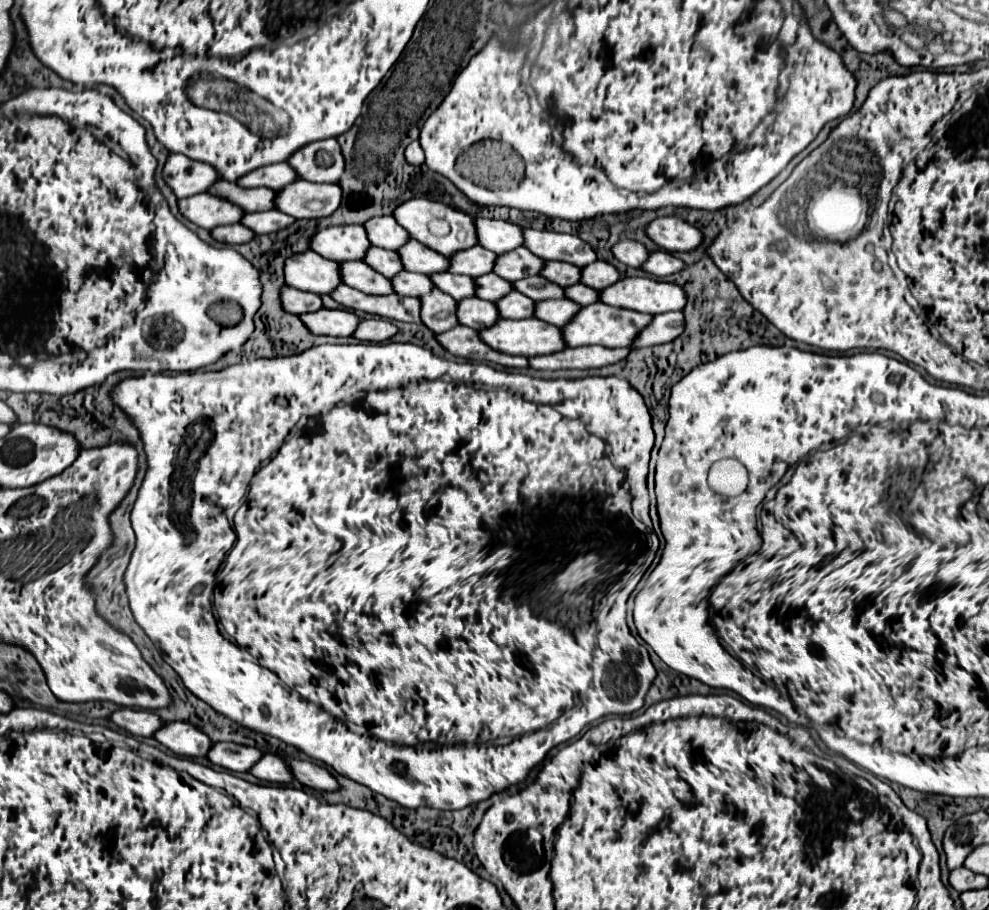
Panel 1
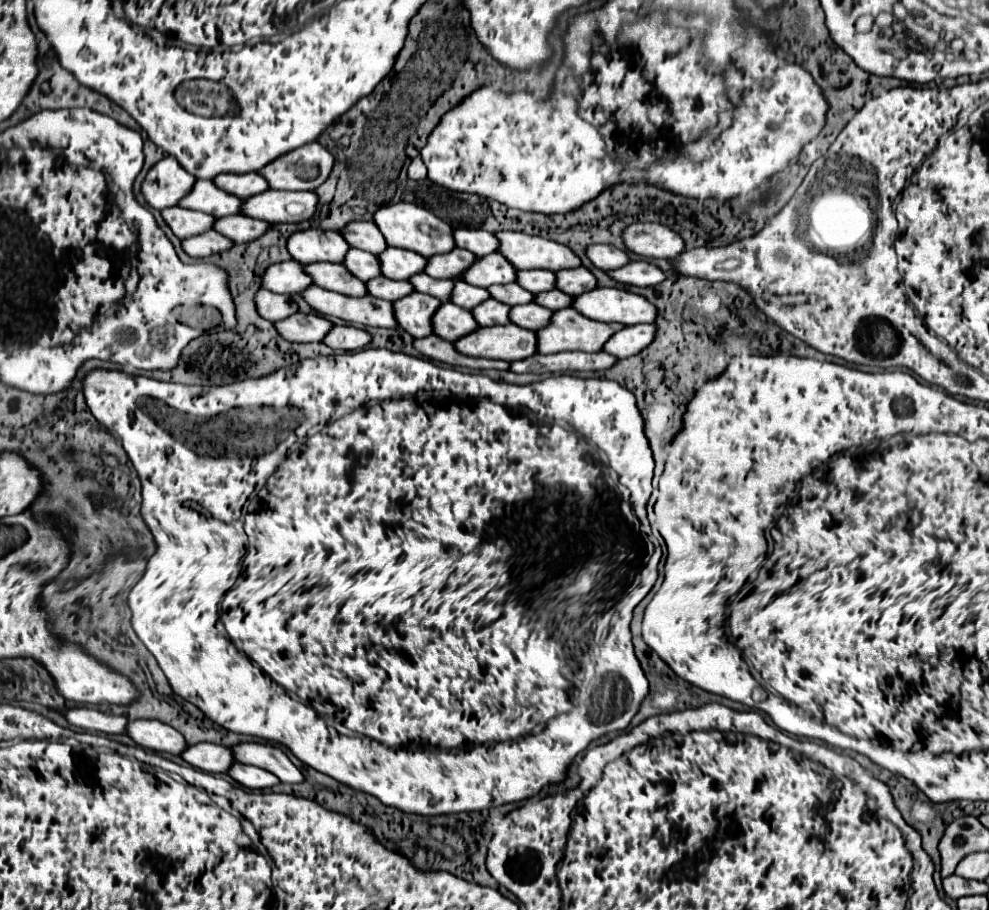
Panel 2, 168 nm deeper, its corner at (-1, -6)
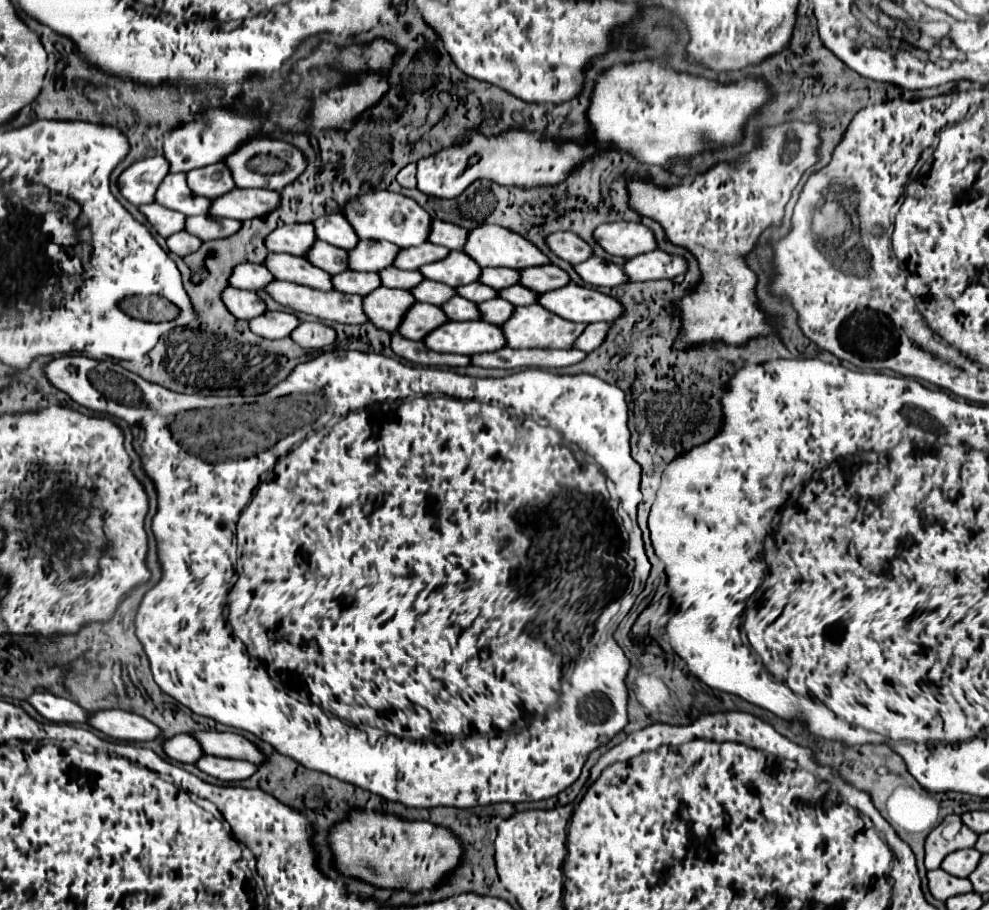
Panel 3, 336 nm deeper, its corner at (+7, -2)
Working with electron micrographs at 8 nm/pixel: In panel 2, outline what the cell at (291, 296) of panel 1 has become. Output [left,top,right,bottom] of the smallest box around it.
[256,290,298,322]

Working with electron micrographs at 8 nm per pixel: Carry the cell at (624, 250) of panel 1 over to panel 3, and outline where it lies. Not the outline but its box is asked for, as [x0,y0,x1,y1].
[546,232,592,264]

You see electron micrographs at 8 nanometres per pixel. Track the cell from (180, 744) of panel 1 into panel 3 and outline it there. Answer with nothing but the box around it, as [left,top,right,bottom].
[88,710,158,742]

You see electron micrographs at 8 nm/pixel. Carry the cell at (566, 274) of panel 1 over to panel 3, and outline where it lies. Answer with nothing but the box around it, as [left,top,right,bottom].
[478,268,518,290]

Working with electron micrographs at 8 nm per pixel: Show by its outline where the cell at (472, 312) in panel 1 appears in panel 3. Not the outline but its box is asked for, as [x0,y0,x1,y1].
[396,302,446,340]

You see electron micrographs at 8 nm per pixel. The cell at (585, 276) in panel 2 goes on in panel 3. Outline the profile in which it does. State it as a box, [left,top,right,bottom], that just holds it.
[520,264,570,294]

